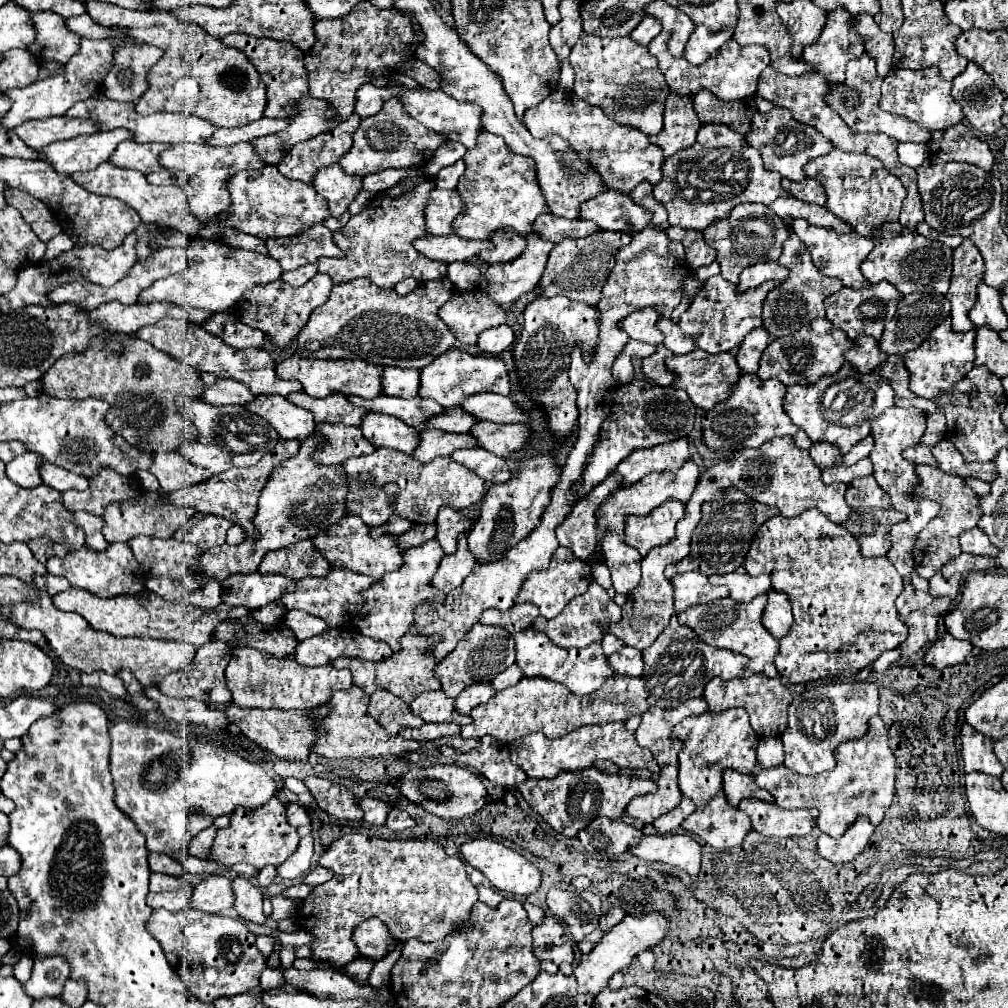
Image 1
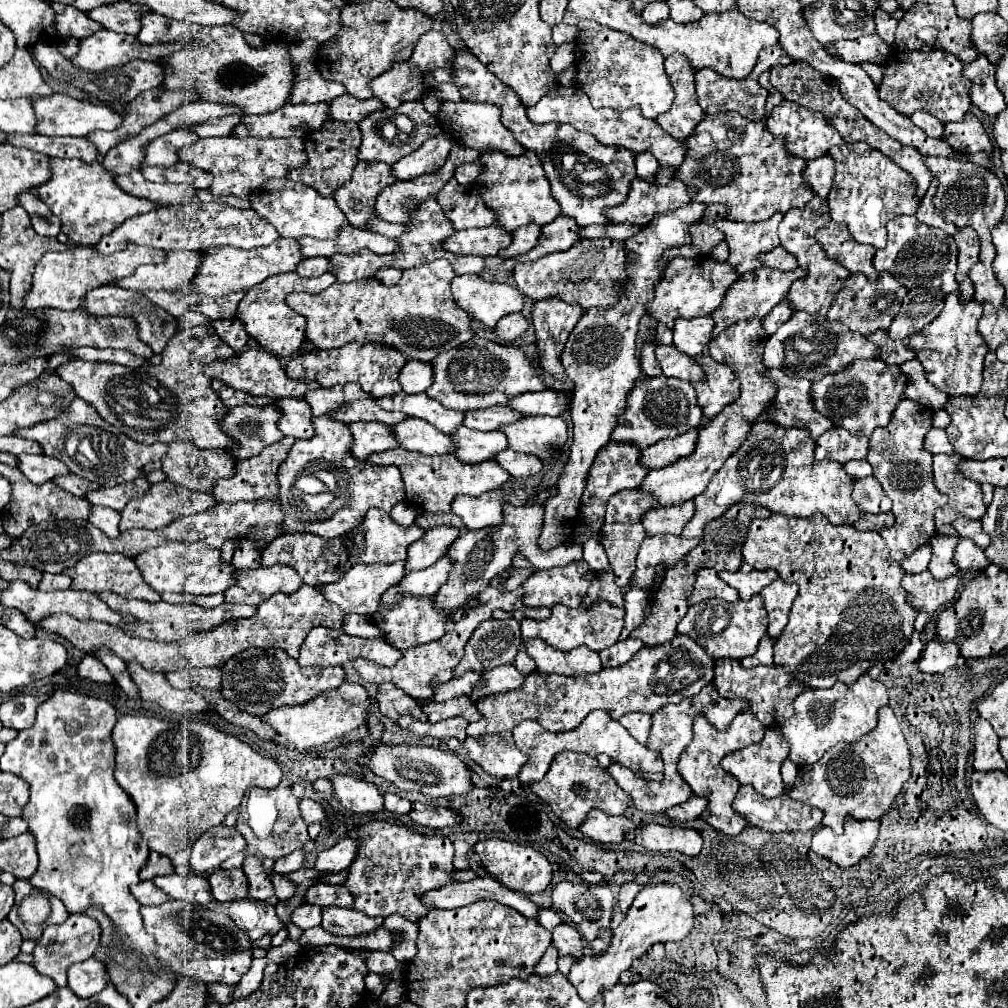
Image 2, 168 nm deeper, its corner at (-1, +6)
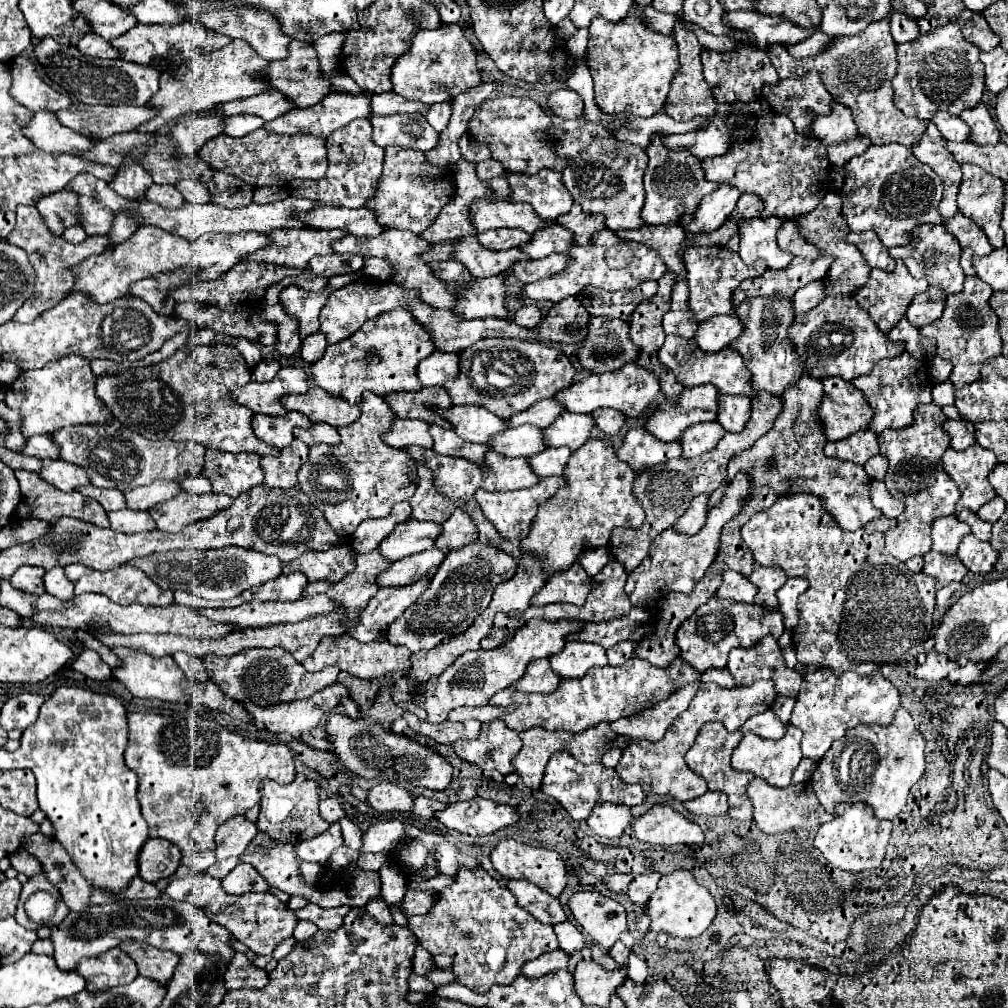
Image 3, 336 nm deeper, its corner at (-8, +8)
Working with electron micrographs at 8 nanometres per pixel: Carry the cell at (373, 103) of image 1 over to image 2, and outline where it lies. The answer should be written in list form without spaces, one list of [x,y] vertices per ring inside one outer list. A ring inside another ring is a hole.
[[[433,28],[417,40],[413,54],[407,62],[391,64],[391,68],[387,72],[383,72],[381,76],[377,76],[371,82],[373,96],[383,100],[387,108],[399,108],[399,104],[409,102],[409,100],[421,100],[437,84],[453,80],[453,60],[455,60],[455,50],[451,48],[451,44],[447,42],[443,32]]]

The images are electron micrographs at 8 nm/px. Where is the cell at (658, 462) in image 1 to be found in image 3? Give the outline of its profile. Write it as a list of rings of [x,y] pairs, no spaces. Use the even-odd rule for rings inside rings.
[[[700,422],[698,426],[690,426],[678,438],[682,446],[682,458],[694,458],[704,452],[710,452],[716,442],[726,434],[726,430],[718,422]]]

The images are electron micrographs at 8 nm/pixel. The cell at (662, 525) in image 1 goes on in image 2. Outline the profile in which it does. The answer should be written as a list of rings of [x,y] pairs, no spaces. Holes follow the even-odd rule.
[[[693,500],[673,506],[659,506],[659,508],[651,508],[651,512],[643,516],[643,526],[647,528],[647,536],[655,536],[655,534],[681,536],[685,524],[691,520],[693,514],[695,514]]]

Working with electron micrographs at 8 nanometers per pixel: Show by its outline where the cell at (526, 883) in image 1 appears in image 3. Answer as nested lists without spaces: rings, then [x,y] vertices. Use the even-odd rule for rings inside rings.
[[[500,840],[496,844],[496,848],[490,854],[492,866],[494,870],[508,880],[528,880],[532,884],[536,884],[538,888],[542,888],[544,892],[548,892],[550,896],[560,896],[560,892],[566,888],[566,880],[568,880],[568,872],[566,872],[566,864],[560,858],[558,852],[554,850],[546,850],[546,848],[534,848],[516,840]]]

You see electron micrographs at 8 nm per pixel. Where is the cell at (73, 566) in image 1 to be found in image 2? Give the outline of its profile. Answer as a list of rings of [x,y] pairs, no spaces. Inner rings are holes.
[[[93,552],[91,556],[85,556],[79,560],[73,568],[65,570],[73,578],[71,588],[73,590],[87,590],[87,592],[115,592],[125,598],[137,598],[137,600],[147,600],[147,602],[159,602],[161,596],[149,584],[143,580],[141,572],[137,570],[135,562],[123,554],[105,554],[105,552]]]

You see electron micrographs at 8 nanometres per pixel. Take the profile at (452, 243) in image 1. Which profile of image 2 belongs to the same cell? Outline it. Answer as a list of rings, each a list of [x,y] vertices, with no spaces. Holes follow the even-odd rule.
[[[471,228],[467,232],[455,232],[443,242],[443,248],[455,254],[471,254],[471,256],[497,256],[499,250],[511,244],[511,234],[503,228]]]

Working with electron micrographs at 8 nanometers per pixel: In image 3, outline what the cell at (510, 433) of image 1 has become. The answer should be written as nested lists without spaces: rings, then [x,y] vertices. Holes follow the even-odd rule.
[[[562,412],[554,426],[548,426],[542,430],[546,438],[546,446],[568,446],[572,452],[578,450],[592,430],[592,416],[590,414],[572,414]]]

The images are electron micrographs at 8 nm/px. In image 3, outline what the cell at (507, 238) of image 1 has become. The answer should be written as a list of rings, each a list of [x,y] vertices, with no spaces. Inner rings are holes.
[[[560,224],[538,228],[526,246],[518,246],[528,258],[544,258],[552,252],[566,252],[572,244],[572,234]]]

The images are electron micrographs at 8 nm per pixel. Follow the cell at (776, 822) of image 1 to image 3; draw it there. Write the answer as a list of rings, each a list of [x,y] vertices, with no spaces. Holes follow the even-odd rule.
[[[754,778],[748,786],[748,798],[752,800],[752,806],[754,806],[754,822],[766,834],[786,832],[796,828],[812,828],[832,820],[832,816],[820,806],[812,786],[806,782],[798,786],[788,786],[788,788],[774,788],[766,784],[762,778]]]

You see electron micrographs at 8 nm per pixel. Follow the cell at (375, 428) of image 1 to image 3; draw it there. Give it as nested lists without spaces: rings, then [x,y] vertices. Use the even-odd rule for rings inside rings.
[[[430,426],[430,436],[434,438],[434,446],[432,446],[434,452],[466,458],[478,466],[484,464],[484,454],[488,452],[488,446],[466,442],[466,440],[458,438],[454,430],[446,430],[440,426]]]

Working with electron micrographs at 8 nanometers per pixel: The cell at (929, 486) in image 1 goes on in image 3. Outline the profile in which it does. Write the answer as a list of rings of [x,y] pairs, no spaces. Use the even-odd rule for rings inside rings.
[[[974,444],[962,452],[956,452],[948,448],[942,456],[942,466],[946,474],[960,486],[960,500],[956,504],[956,512],[960,510],[972,510],[978,512],[982,504],[990,502],[996,494],[994,488],[988,482],[988,472],[998,464],[996,456]]]

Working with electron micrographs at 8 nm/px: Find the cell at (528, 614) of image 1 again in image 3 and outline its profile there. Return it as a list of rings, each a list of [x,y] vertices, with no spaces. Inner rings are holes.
[[[610,560],[596,576],[592,578],[592,590],[587,597],[586,603],[582,608],[578,606],[562,606],[562,604],[546,604],[546,606],[536,607],[530,606],[526,612],[522,614],[510,614],[512,618],[518,618],[518,620],[524,620],[528,622],[530,618],[542,618],[542,620],[548,620],[548,622],[556,622],[560,618],[568,618],[568,620],[612,620],[612,618],[620,618],[620,616],[626,616],[626,608],[632,606],[630,598],[626,596],[624,592],[624,584],[626,584],[626,572],[624,572],[624,566],[618,562],[618,560]],[[602,602],[604,602],[604,608],[602,608]]]

